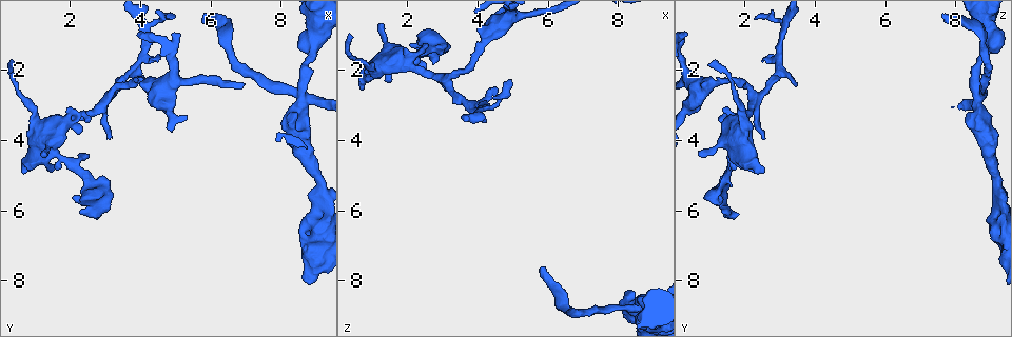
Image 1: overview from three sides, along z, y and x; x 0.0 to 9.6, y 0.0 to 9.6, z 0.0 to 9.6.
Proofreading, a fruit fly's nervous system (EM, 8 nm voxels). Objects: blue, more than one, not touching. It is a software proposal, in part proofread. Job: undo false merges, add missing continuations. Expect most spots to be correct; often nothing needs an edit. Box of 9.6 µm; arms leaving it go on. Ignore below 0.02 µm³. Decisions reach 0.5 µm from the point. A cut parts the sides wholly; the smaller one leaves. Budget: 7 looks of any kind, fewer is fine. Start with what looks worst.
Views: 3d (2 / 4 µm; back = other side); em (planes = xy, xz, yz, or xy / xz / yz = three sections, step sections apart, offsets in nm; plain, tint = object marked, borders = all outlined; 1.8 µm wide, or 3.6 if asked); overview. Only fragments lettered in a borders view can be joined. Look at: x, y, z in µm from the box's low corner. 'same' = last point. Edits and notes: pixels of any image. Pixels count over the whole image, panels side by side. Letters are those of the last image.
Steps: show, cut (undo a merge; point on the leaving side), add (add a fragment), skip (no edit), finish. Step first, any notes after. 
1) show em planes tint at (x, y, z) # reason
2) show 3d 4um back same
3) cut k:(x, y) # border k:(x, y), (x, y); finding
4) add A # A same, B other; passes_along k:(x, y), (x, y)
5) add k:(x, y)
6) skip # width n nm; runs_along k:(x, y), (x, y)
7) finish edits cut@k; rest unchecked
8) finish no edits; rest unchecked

show em planes borders at (4.50, 1.75, 2.50) # an open end

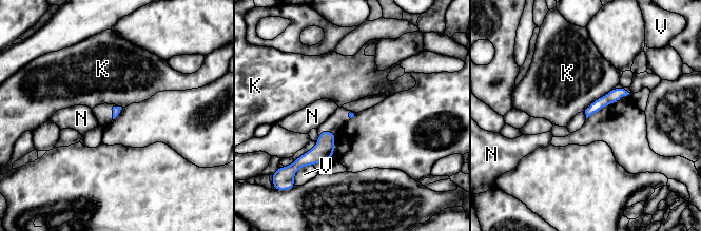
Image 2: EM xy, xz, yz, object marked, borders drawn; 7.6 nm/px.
skip # K other, N other, V other; border 2:(615, 87), (608, 93); none of them fits

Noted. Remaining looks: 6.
show 3d 4um back at (2.05, 3.15, 1.40) # thick end

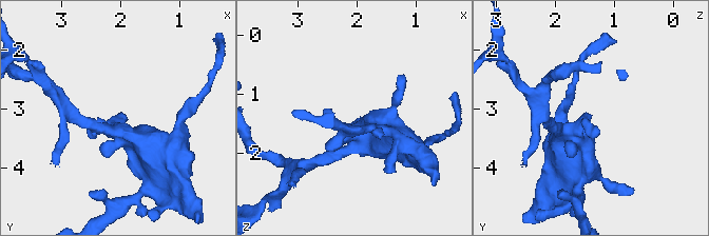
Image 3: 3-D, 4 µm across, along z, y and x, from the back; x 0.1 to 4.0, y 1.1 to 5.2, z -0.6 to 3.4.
show em yz step 8 tint at (2.00, 3.10, 1.45) # now the EM

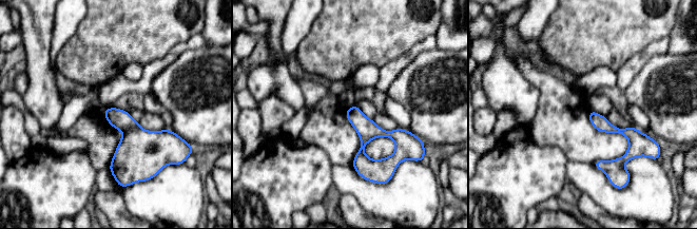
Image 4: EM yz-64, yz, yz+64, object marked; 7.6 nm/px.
show em planes borders same # another direction

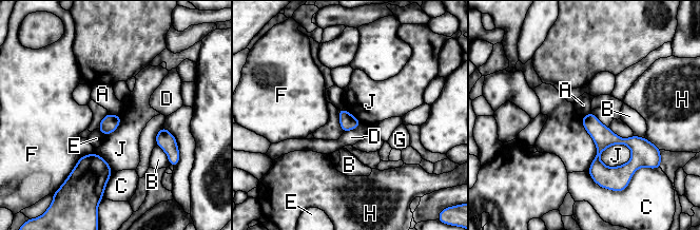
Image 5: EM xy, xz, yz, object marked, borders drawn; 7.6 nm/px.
skip # longest_contact J 260 nm; A other, B other, C other, D other, E other, F other, G other, H other, J other; runs_along 5:(590, 115), (599, 132), (598, 180); no lettered fragment goes on from it

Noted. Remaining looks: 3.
show em 3.6um yz step 16 tint at (9.10, 0.60, 8.85) # thick turns thin

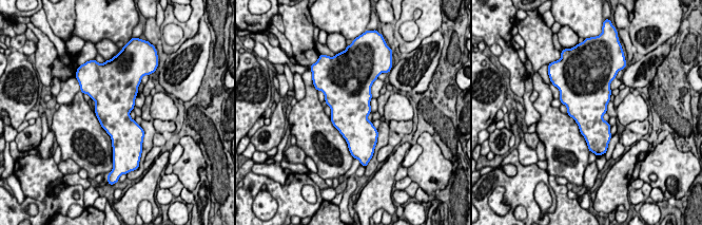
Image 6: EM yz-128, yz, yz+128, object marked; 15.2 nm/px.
show em 3.6um xy step 4 tint same # cut it another way

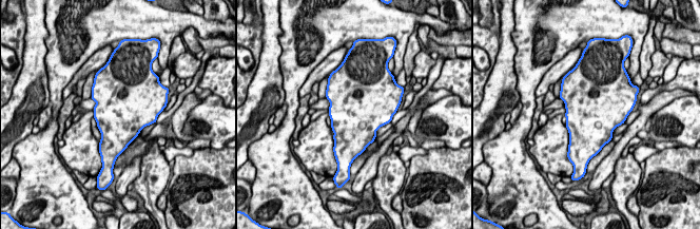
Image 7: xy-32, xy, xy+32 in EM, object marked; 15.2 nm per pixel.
show em 3.6um xy step 4 borders same

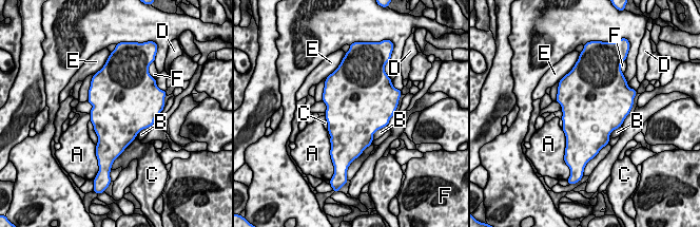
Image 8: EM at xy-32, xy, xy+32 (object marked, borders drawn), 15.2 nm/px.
skip # longest_contact C 380 nm; A other, B other, C other, D other, E other, F other; one neuron here

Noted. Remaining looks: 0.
finish no edits; rest unchecked

